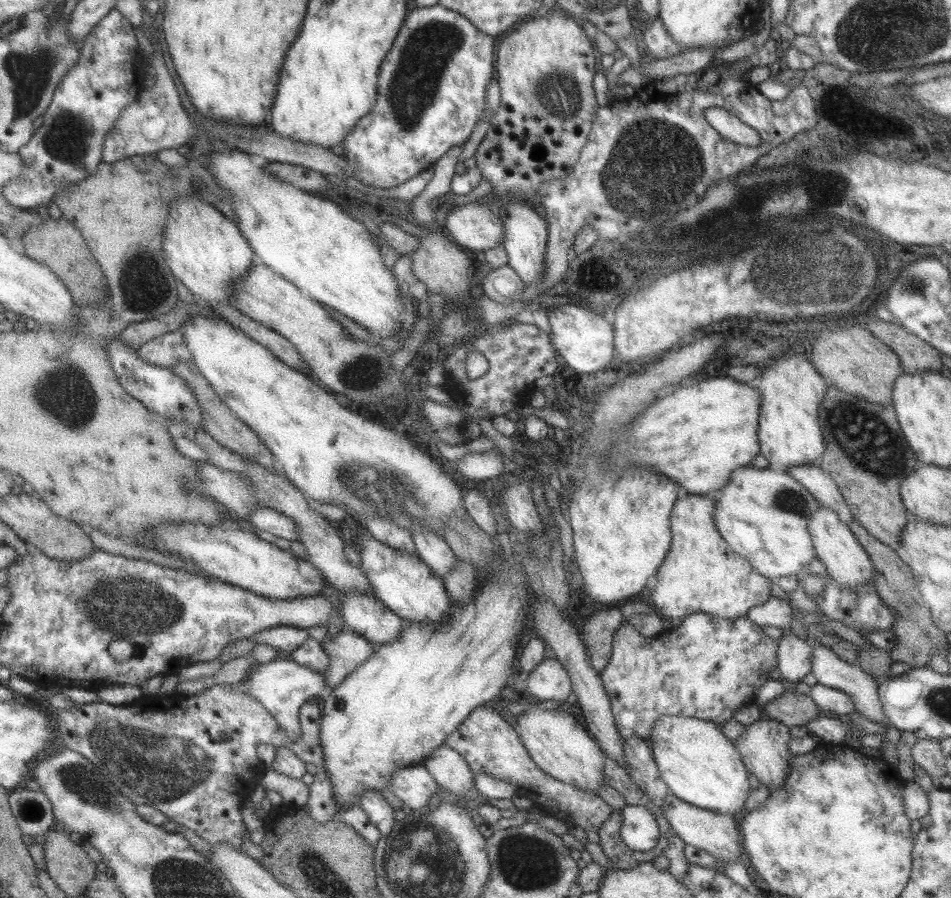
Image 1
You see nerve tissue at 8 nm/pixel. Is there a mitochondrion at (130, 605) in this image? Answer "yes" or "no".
yes

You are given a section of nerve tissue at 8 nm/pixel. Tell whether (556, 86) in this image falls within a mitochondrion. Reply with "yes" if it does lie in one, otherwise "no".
yes

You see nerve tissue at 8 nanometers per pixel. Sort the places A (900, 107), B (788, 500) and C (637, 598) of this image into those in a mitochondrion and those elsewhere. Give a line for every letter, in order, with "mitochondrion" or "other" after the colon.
A: other
B: mitochondrion
C: other

